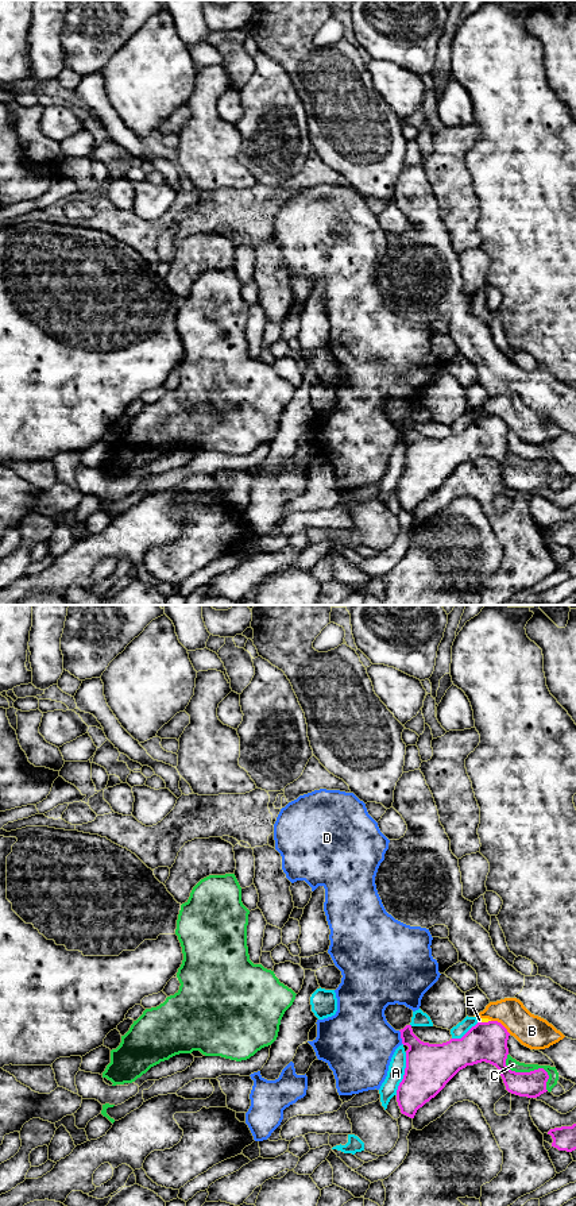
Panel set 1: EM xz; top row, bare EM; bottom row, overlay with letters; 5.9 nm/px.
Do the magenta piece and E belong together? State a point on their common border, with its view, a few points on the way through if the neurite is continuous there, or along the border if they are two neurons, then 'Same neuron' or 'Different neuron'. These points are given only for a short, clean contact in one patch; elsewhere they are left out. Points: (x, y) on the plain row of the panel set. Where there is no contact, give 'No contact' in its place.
Touches magenta at xz (483, 417). Boundary: xz (490, 415), (478, 417). Different neuron

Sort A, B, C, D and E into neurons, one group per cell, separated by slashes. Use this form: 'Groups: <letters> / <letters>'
Groups: A E / B / C / D

